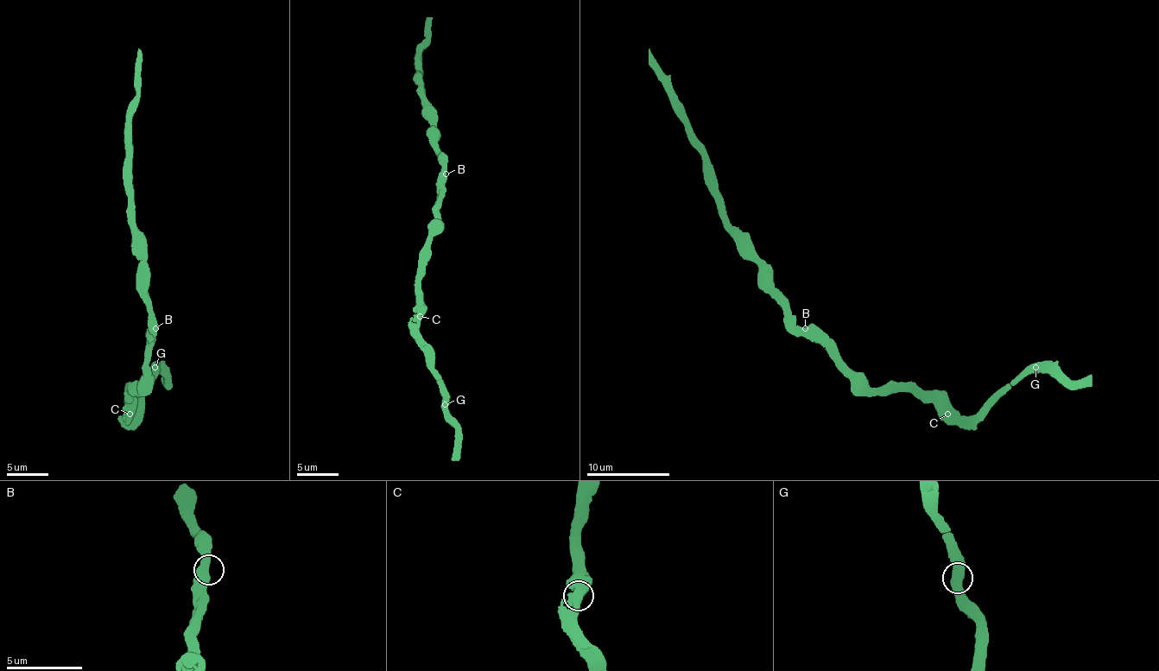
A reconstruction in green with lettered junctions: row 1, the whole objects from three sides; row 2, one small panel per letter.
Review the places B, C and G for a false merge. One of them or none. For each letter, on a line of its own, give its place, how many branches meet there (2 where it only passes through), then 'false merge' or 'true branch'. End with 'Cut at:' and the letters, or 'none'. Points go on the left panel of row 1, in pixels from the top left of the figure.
B: at (155, 328); 2 branches meet; true branch
C: at (129, 414); 3 branches meet; true branch
G: at (155, 367); 2 branches meet; true branch
Cut at: none

